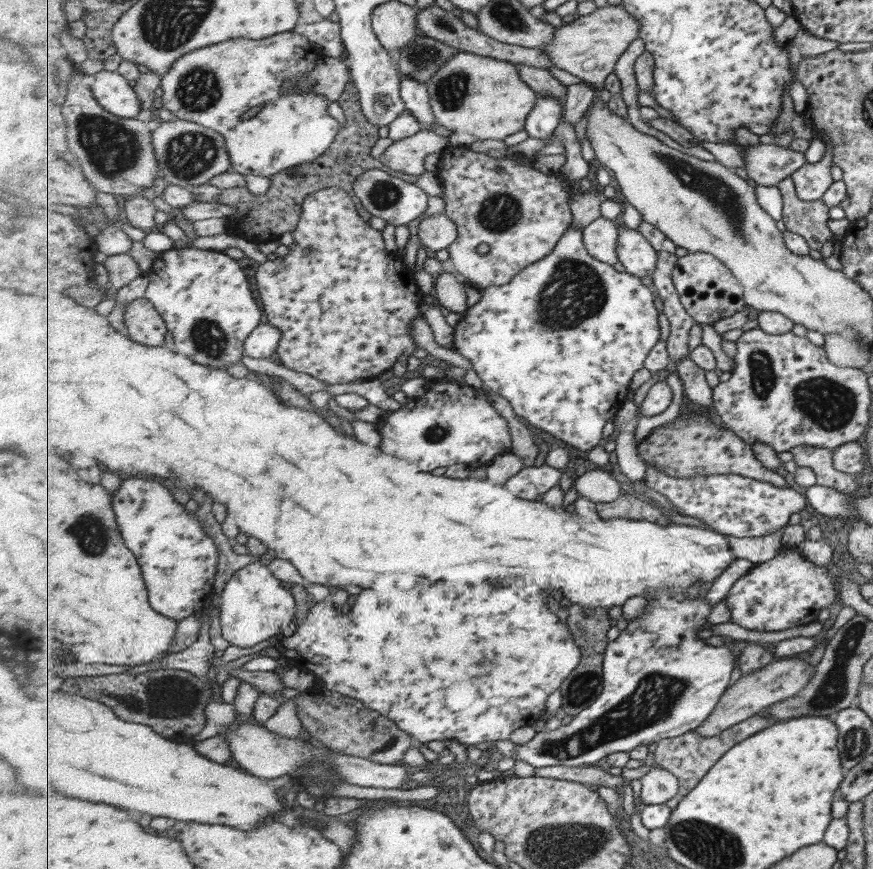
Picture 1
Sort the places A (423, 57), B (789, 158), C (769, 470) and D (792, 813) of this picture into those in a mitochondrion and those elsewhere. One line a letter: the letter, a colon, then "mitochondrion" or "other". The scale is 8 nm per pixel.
A: mitochondrion
B: other
C: other
D: other

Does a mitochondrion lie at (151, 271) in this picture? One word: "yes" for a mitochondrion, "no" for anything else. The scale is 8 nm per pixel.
no

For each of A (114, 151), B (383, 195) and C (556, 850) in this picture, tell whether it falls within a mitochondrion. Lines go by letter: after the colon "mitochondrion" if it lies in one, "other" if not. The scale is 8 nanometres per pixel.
A: mitochondrion
B: mitochondrion
C: mitochondrion

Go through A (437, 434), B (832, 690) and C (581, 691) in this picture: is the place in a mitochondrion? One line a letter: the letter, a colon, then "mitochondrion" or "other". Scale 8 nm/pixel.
A: mitochondrion
B: mitochondrion
C: mitochondrion

